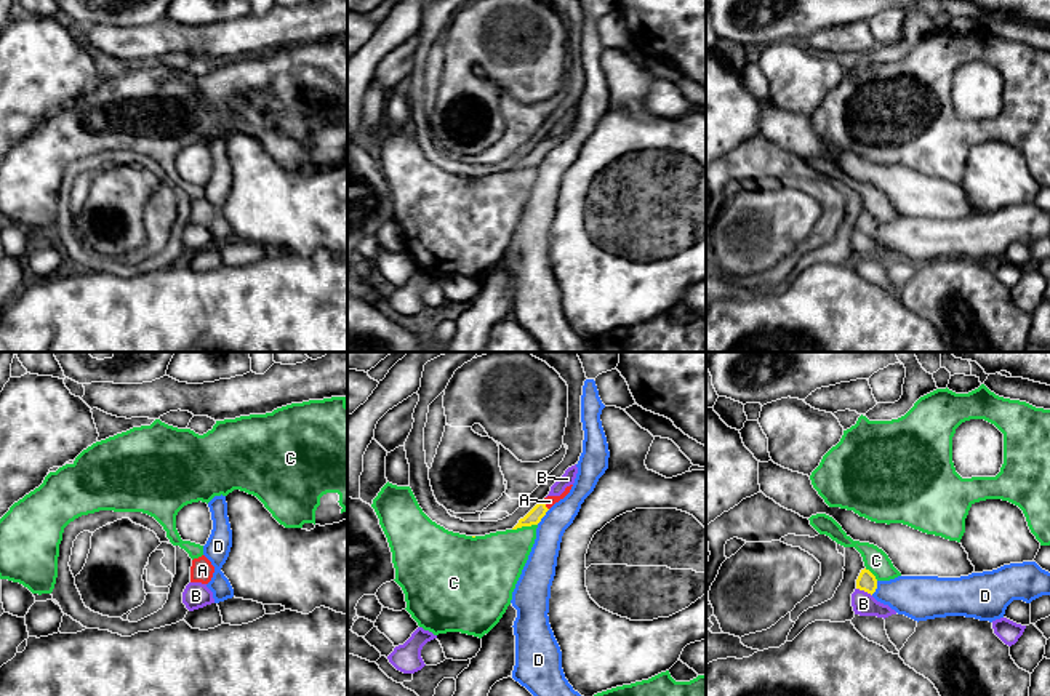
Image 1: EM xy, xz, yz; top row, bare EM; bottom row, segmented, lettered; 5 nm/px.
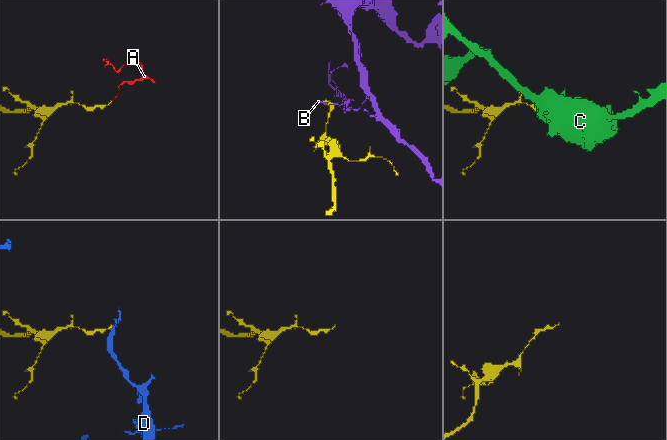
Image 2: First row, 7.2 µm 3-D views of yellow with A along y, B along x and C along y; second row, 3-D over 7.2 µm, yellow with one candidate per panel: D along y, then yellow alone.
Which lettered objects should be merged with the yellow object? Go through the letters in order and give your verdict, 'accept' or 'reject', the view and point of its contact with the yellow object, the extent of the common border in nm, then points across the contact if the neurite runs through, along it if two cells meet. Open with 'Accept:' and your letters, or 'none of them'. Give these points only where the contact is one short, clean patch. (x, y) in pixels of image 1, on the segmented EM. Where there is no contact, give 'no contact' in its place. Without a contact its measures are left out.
Accept: A
A: accept; contact xz (545, 504); length 60 nm; way xz (533, 517), (545, 504), (549, 501)
B: reject; contact yz (865, 591); length 90 nm; border yz (857, 588), (871, 596)
C: reject; contact xz (524, 525); length 130 nm
D: reject; contact xz (543, 516); length 100 nm; border xz (549, 509), (537, 524)

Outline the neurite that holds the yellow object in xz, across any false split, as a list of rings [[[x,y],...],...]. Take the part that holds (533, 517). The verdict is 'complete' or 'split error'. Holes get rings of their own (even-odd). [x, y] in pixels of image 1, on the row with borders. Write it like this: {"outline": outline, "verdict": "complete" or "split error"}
{"outline": [[[573,485],[567,486],[560,496],[547,496],[539,501],[523,518],[519,520],[519,523],[512,530],[538,525],[546,512],[570,493],[571,486]]], "verdict": "split error"}

